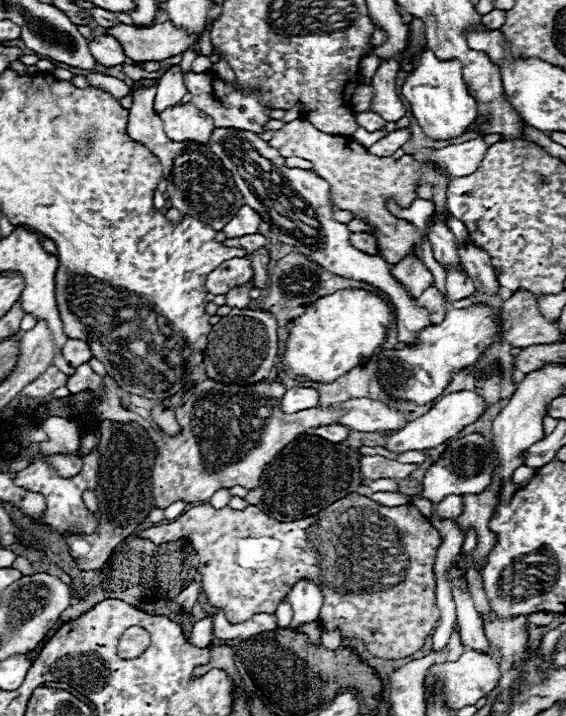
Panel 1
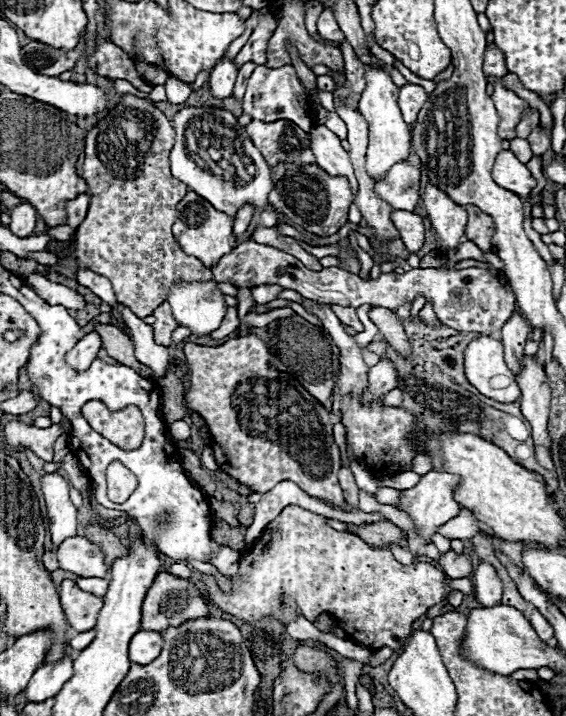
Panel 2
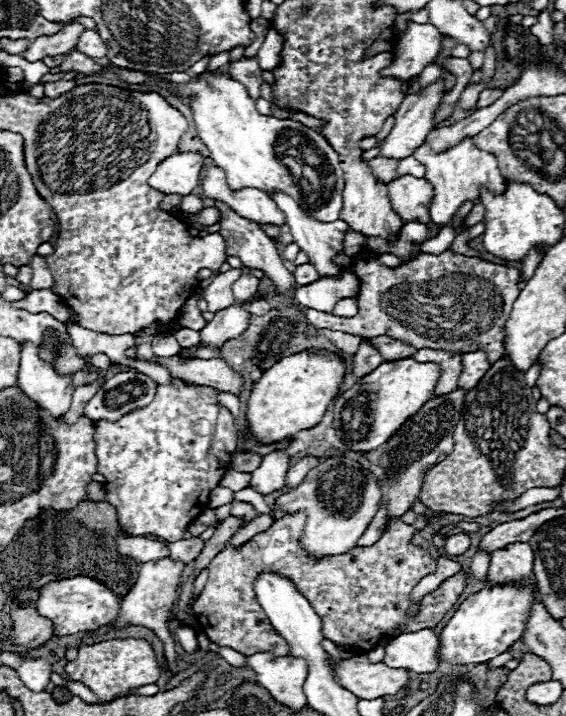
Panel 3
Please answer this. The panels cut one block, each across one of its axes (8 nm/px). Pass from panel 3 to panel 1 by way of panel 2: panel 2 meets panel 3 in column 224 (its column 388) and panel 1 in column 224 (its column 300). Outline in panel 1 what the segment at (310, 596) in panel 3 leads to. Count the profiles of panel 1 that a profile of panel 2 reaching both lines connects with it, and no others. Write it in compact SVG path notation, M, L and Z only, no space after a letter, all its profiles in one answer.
M348 494L320 510L316 516L294 522L268 518L256 506L248 506L246 510L216 510L210 504L200 504L178 516L174 522L152 526L138 536L148 538L154 544L186 538L198 556L198 572L202 574L202 590L206 592L208 602L222 608L232 624L240 624L262 612L274 614L298 580L312 580L322 588L324 610L318 616L322 628L340 630L342 638L348 640L362 640L368 652L382 660L402 660L418 652L440 618L436 606L434 562L442 538L414 504L388 508L362 494Z

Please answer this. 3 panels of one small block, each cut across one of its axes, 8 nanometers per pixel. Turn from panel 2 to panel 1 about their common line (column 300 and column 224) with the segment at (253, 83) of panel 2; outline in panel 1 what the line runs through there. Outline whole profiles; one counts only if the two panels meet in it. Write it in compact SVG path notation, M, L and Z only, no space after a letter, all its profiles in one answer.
M192 71L185 74L185 83L187 83L188 92L192 94L192 104L206 112L210 118L214 118L214 124L218 128L236 128L236 130L248 130L248 132L256 132L262 134L264 132L264 124L270 120L268 112L272 108L266 108L258 102L256 94L246 94L244 90L236 90L232 92L230 86L226 86L220 78L212 76L212 74L196 74Z

